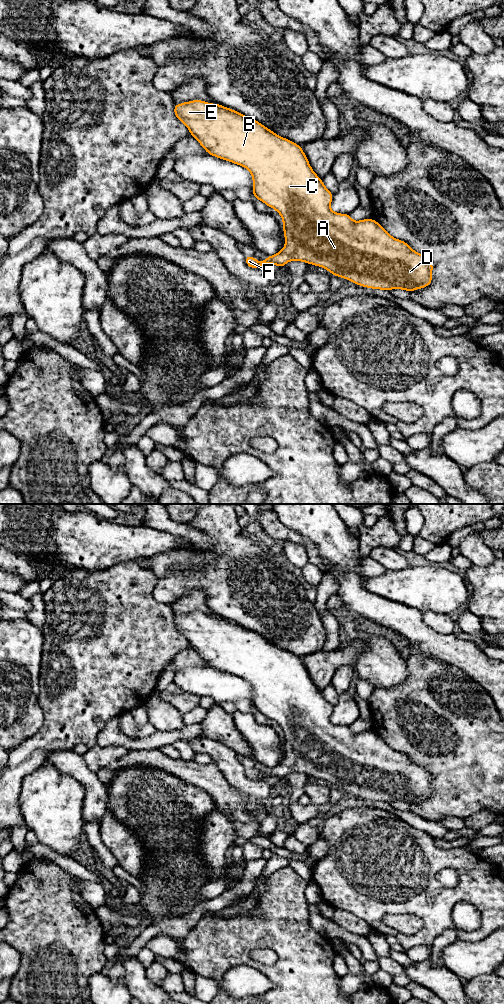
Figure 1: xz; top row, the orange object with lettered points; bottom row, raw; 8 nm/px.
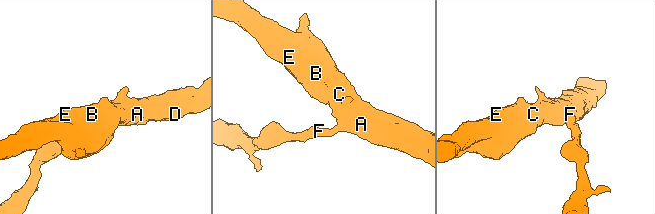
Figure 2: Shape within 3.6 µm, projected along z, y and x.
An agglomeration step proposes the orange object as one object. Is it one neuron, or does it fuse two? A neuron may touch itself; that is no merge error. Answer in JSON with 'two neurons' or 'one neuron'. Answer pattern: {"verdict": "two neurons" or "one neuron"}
{"verdict": "one neuron"}

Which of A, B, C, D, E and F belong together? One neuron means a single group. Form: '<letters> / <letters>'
A B C D E F

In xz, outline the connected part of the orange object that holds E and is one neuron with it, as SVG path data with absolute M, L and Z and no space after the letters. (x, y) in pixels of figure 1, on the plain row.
M203 612L175 615L174 627L187 638L190 647L198 652L207 666L247 680L253 691L254 710L275 721L283 731L285 759L275 767L267 768L261 775L255 769L246 767L244 771L249 780L262 780L266 776L282 780L288 773L302 773L325 780L331 787L345 790L362 799L380 802L402 801L410 805L432 795L434 776L425 767L414 763L405 753L392 749L372 730L354 734L351 726L335 725L331 722L334 706L313 683L300 657L277 647L260 634L218 615L210 616Z

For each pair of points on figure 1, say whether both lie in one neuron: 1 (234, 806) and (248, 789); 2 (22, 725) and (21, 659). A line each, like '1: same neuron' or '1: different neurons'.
1: different neurons
2: same neuron

